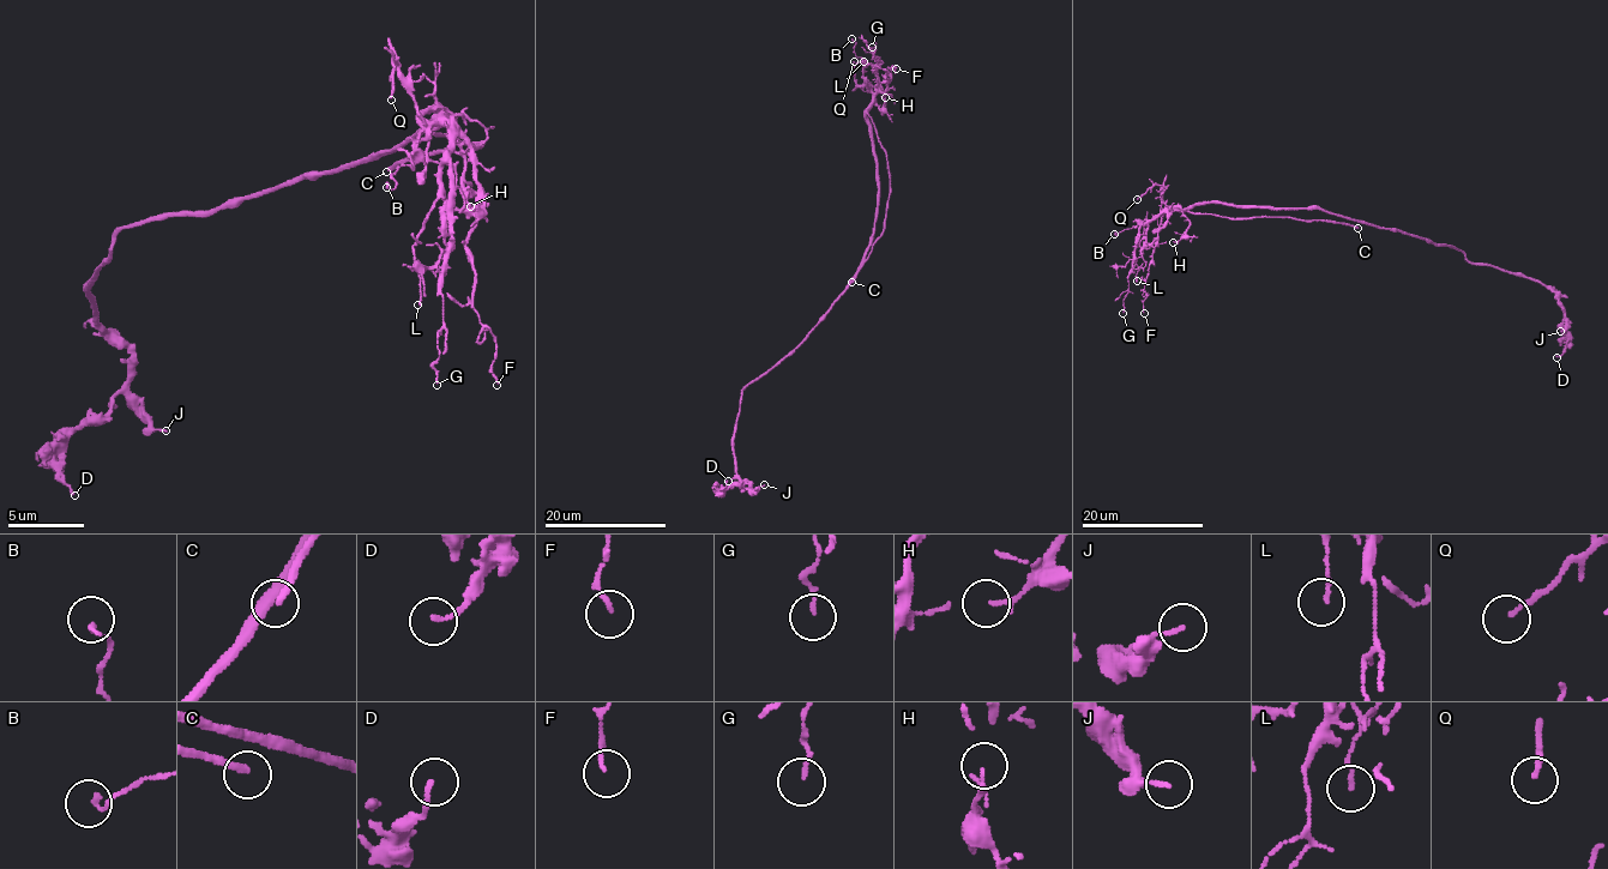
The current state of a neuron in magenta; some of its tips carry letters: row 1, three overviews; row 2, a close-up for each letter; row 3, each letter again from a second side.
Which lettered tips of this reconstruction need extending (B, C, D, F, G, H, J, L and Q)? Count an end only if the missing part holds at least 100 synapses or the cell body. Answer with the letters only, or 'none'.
C

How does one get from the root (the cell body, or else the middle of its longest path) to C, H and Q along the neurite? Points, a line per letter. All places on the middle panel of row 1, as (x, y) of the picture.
C: (855, 273), (873, 231), (878, 193), (878, 161), (867, 114), (886, 157), (890, 197), (884, 231), (851, 282)
H: (855, 273), (873, 231), (878, 193), (878, 161), (867, 110), (877, 104), (883, 114), (885, 97)
Q: (855, 273), (873, 231), (878, 161), (867, 116), (872, 91), (856, 85), (854, 61)

